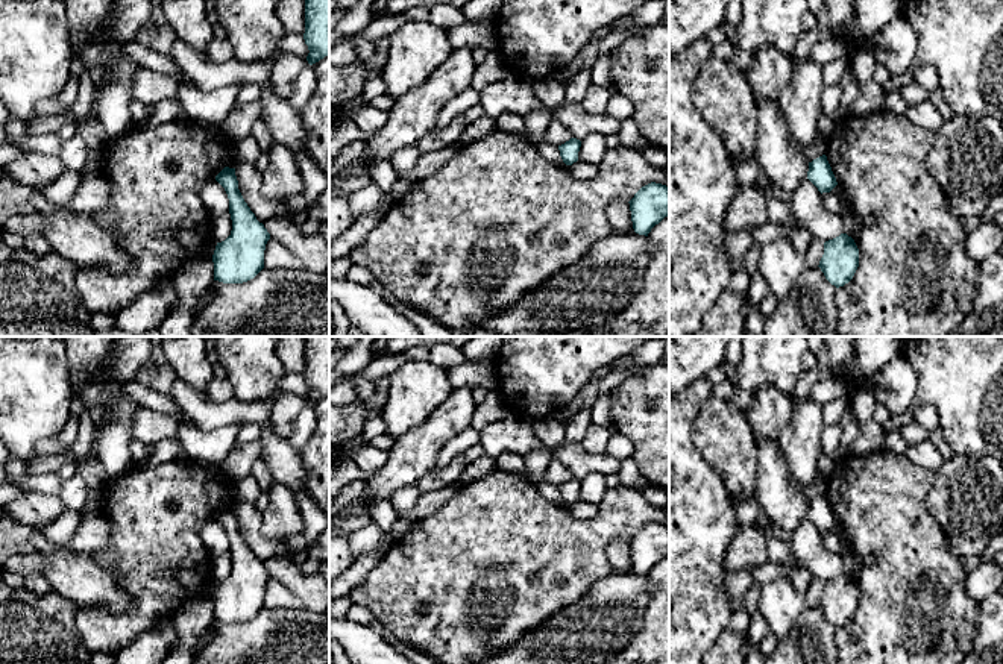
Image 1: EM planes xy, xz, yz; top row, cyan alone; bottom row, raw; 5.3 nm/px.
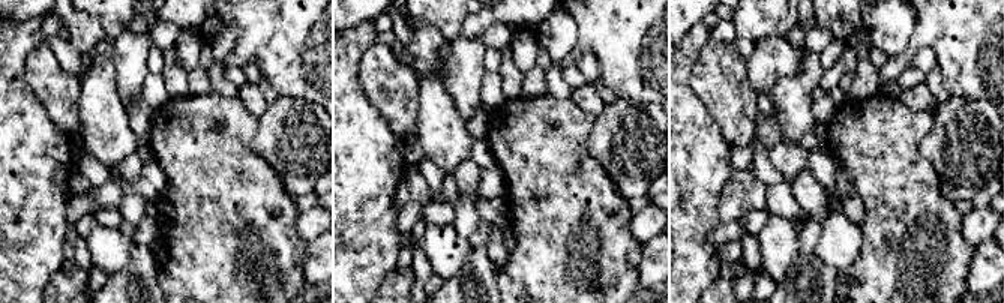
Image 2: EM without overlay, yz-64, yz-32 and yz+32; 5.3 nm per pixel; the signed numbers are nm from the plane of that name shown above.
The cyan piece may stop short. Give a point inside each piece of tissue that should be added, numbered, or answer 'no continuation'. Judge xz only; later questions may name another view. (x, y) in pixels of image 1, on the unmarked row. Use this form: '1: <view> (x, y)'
no continuation

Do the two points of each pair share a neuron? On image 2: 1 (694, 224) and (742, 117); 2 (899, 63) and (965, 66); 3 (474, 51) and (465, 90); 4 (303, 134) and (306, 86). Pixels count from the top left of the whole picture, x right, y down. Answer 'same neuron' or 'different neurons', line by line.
1: different neurons
2: same neuron
3: same neuron
4: different neurons

